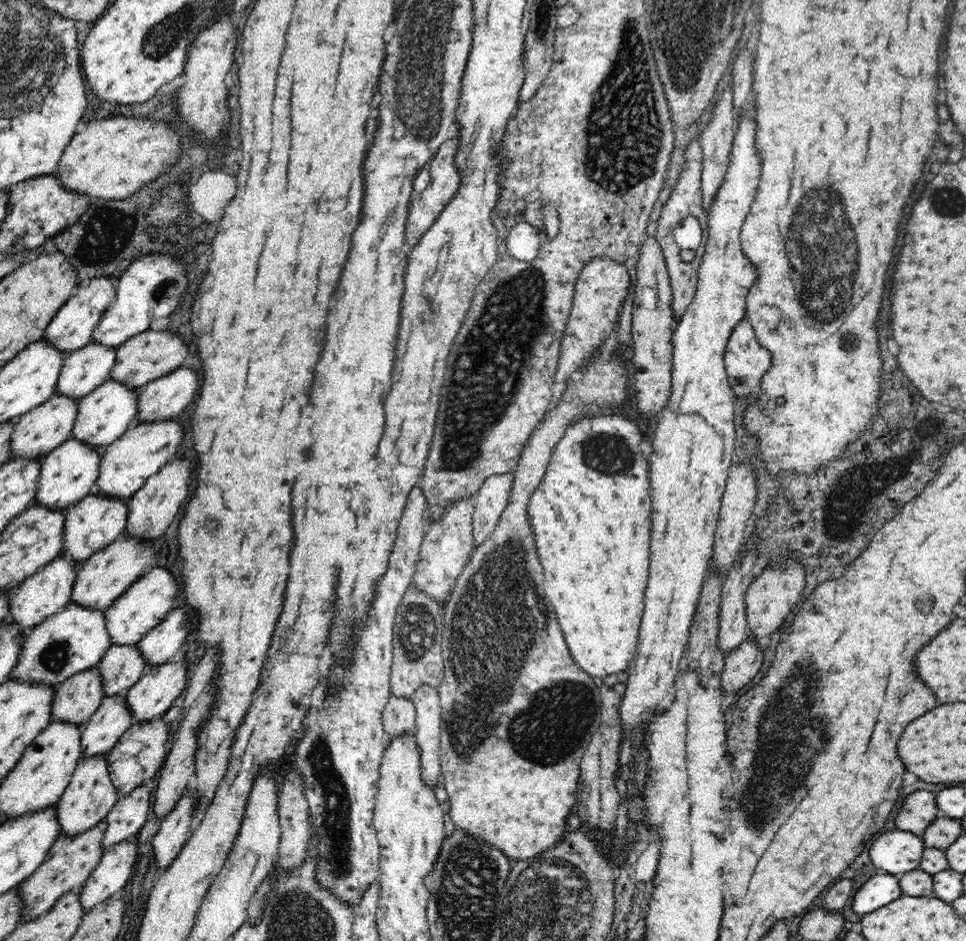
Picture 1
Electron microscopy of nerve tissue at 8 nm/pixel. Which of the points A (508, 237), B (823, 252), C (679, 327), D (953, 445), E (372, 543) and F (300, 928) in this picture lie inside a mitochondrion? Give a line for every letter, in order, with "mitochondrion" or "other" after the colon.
A: other
B: mitochondrion
C: other
D: other
E: other
F: mitochondrion

